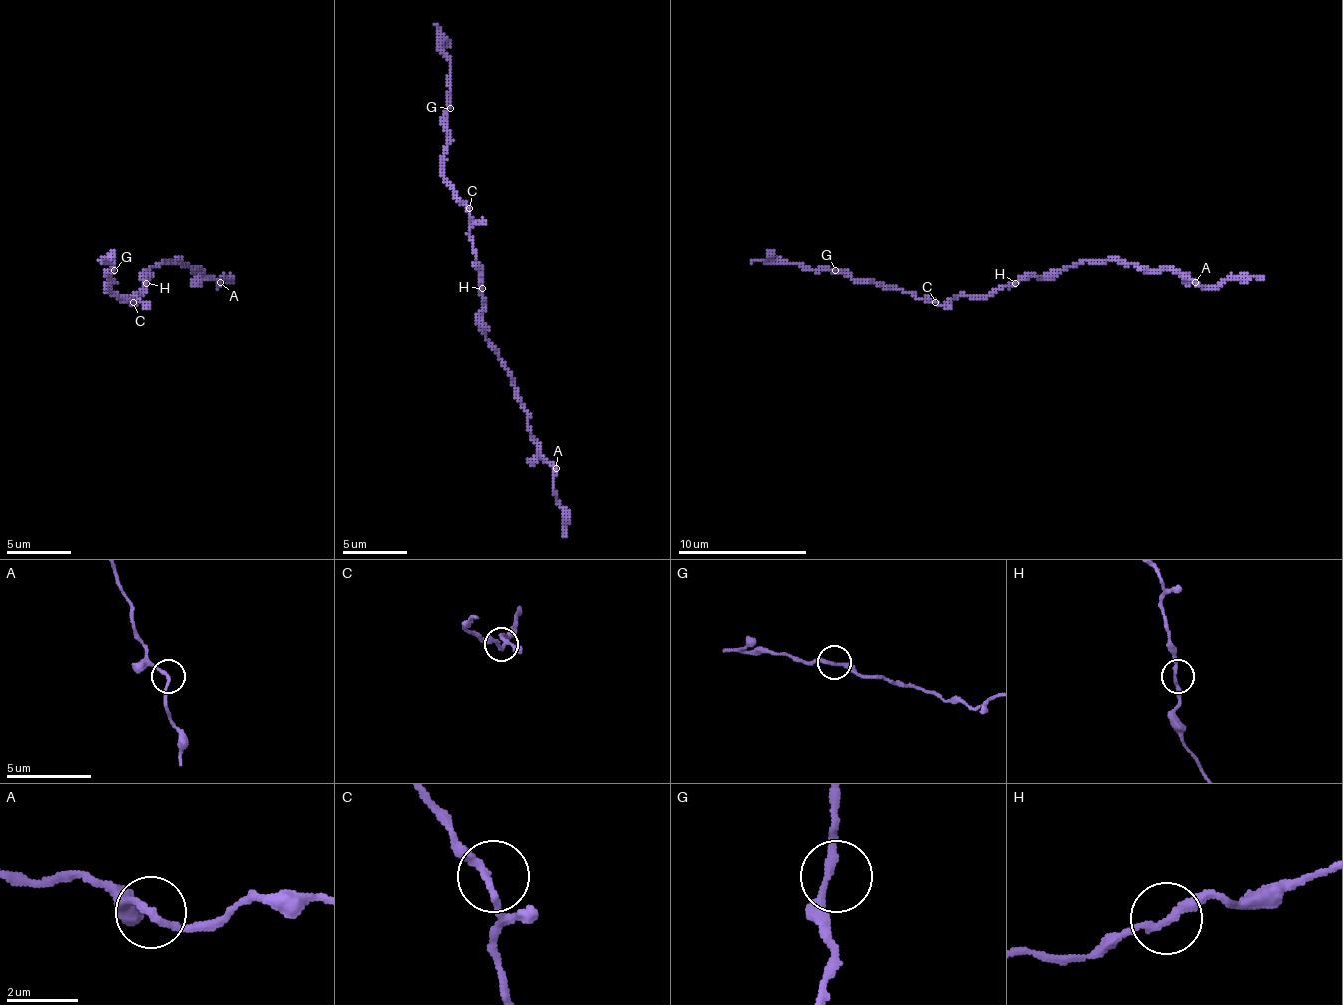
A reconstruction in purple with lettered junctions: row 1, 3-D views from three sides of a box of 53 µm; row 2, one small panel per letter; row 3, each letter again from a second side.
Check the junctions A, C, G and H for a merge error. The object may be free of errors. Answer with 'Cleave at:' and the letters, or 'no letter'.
Cleave at: no letter

